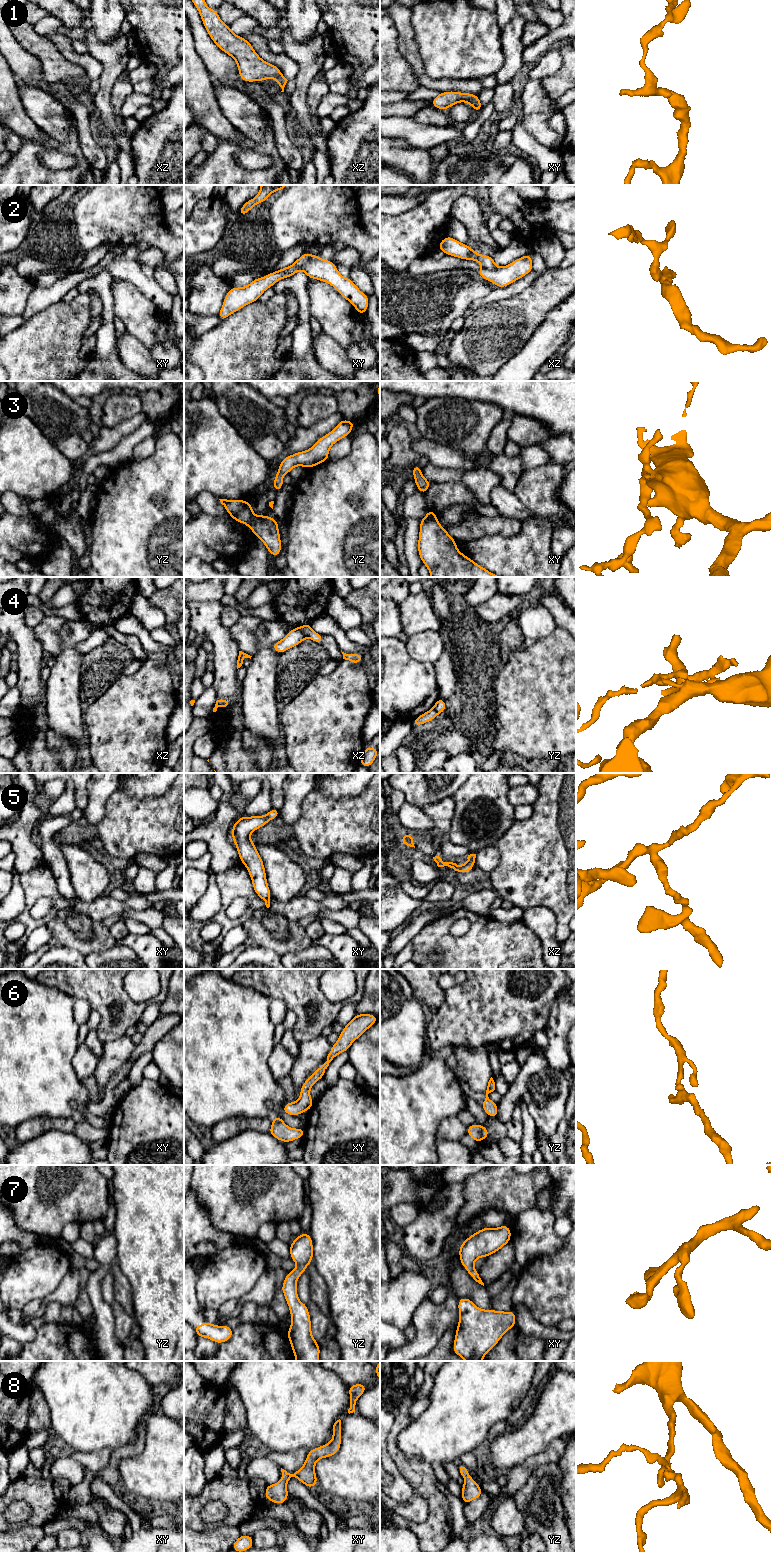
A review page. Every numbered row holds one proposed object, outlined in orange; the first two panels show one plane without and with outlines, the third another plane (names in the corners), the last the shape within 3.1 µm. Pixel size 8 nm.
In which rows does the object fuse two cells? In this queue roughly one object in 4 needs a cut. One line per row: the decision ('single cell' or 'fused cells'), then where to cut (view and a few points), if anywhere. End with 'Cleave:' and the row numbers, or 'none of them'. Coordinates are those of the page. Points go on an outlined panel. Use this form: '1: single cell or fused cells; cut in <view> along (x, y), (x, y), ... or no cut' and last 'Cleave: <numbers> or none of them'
1: single cell; no cut
2: fused cells; cut in xy along (313, 255), (298, 268), (292, 266)
3: single cell; no cut
4: fused cells; cut in xz along (296, 628), (306, 637)
5: single cell; no cut
6: single cell; no cut
7: single cell; no cut
8: single cell; no cut
Cleave: 2, 4

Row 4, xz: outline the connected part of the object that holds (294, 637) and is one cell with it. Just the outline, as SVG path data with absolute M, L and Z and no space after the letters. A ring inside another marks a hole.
M293 628L291 631L287 632L282 640L274 643L272 649L282 654L288 649L299 645L305 638L305 635L300 630Z

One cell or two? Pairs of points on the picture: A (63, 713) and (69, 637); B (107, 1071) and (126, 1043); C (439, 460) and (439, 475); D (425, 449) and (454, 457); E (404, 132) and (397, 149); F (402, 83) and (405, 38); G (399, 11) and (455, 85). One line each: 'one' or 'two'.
A: one
B: one
C: two
D: one
E: two
F: two
G: one

